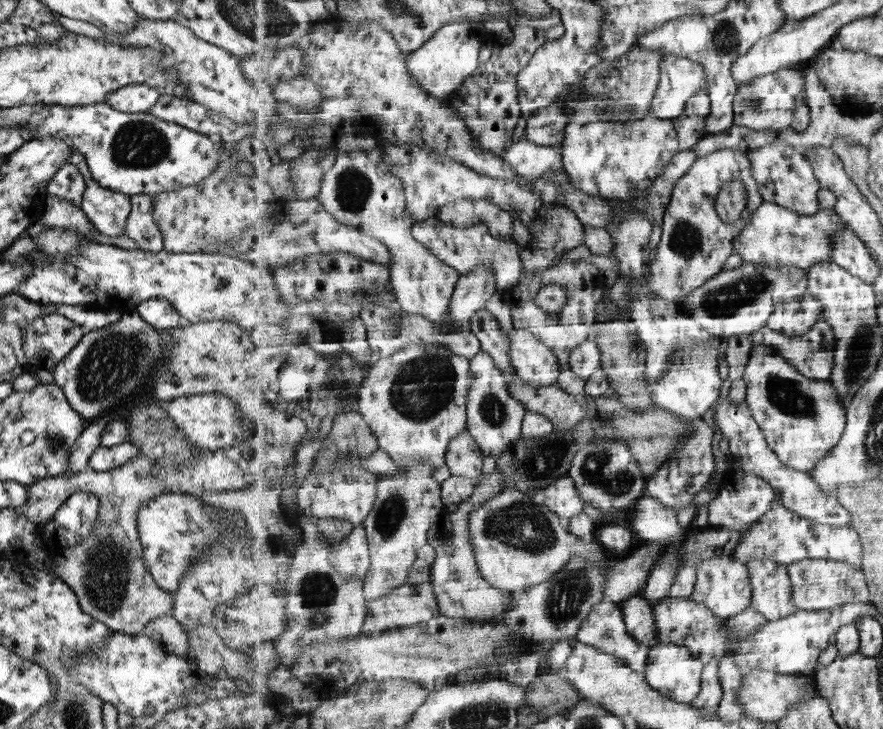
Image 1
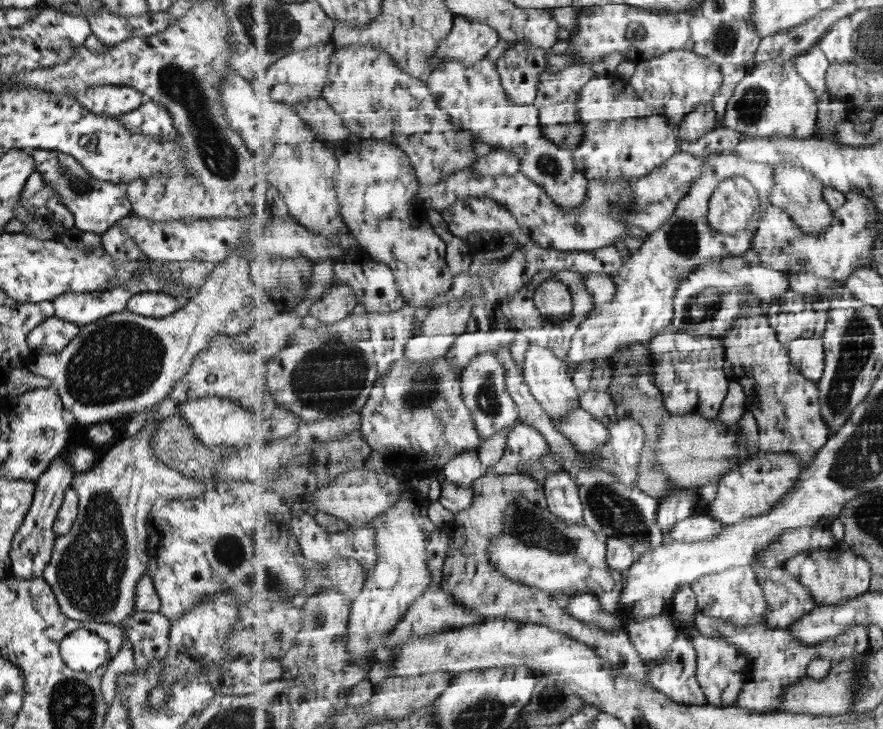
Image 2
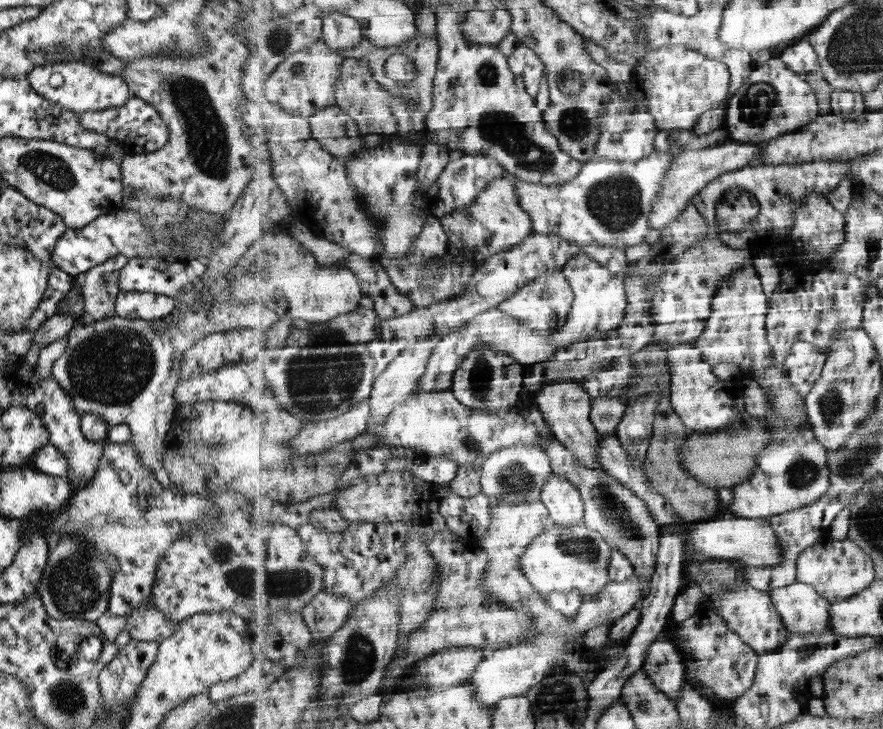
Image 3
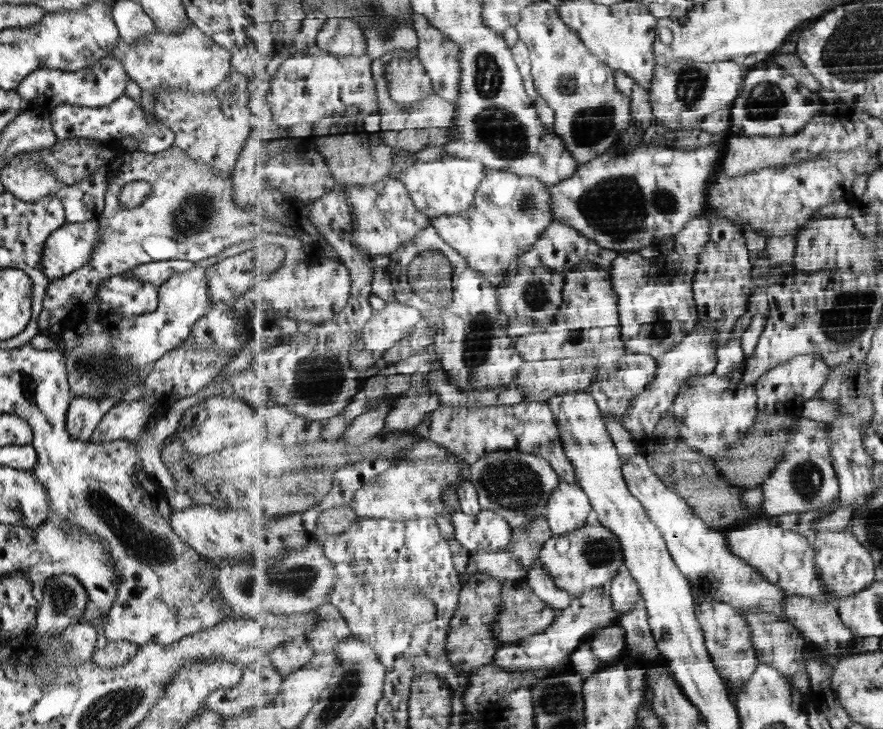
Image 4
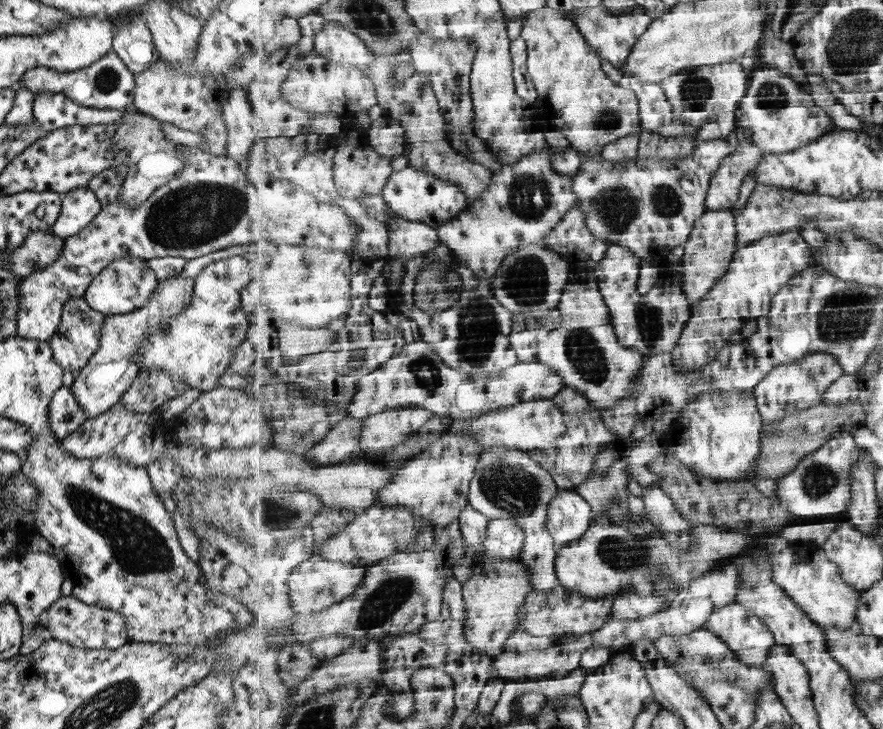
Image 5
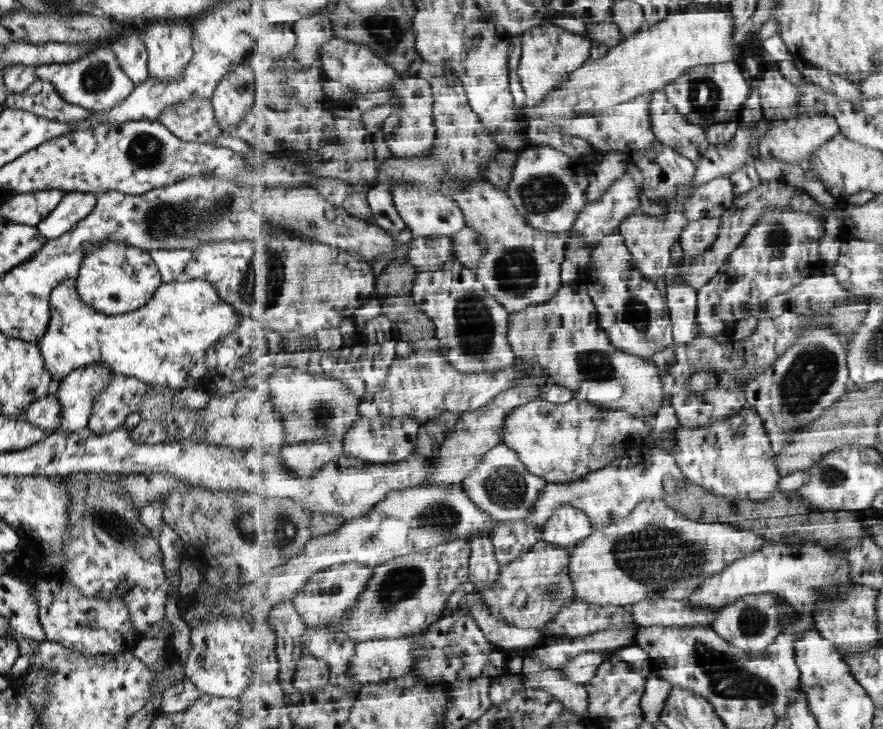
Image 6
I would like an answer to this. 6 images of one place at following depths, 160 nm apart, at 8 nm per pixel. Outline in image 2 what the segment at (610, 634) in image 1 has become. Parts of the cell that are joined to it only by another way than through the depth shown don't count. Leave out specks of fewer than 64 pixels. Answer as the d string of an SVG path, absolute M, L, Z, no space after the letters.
M579 593L574 597L565 607L565 610L574 618L585 622L585 624L598 624L600 627L607 628L610 631L624 627L624 618L621 614L605 612L596 595Z

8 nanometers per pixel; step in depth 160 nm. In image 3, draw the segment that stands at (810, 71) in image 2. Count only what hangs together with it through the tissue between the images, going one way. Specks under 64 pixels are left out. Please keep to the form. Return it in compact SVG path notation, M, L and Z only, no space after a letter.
M802 37L787 46L783 50L781 58L790 70L801 76L815 74L820 70L819 57L806 37Z

